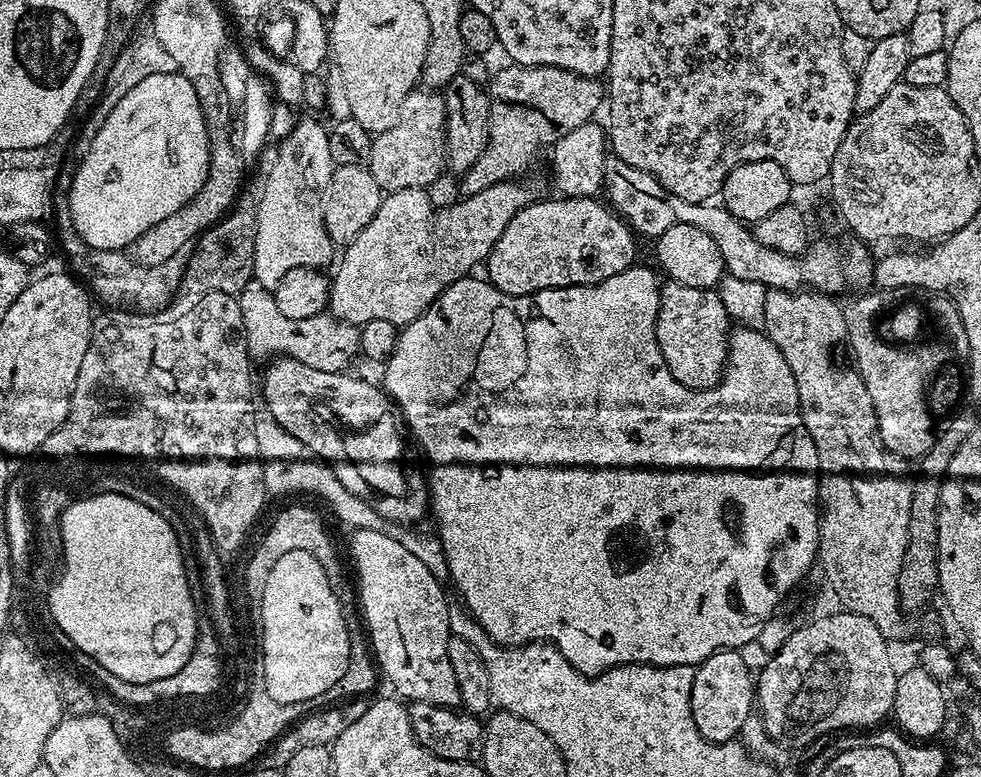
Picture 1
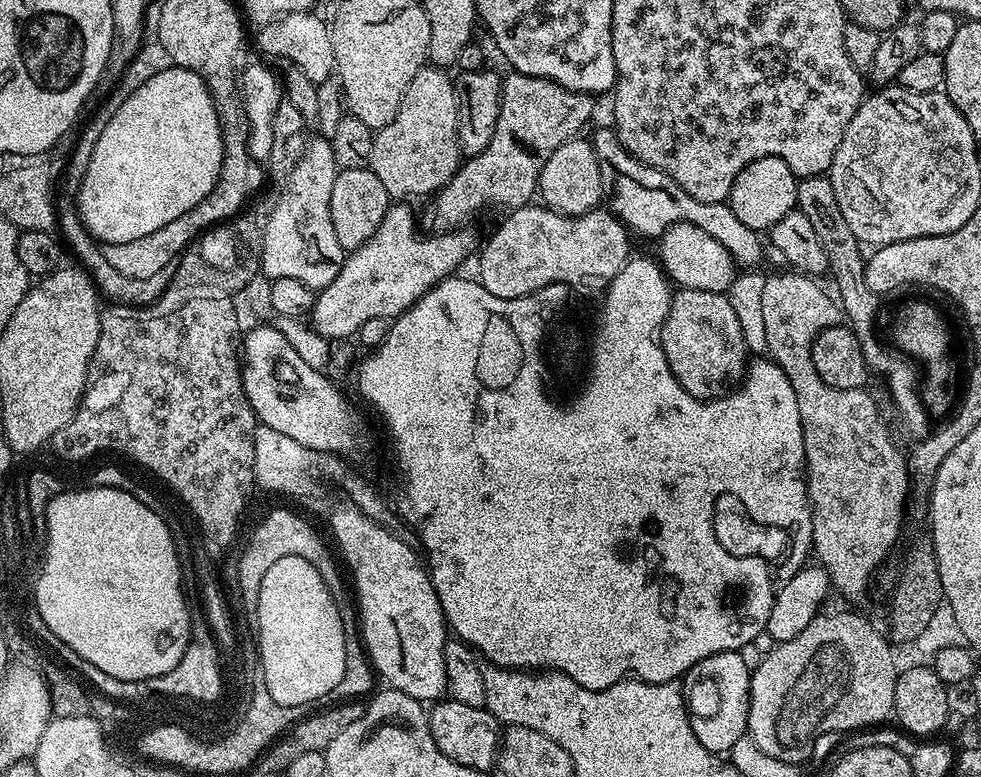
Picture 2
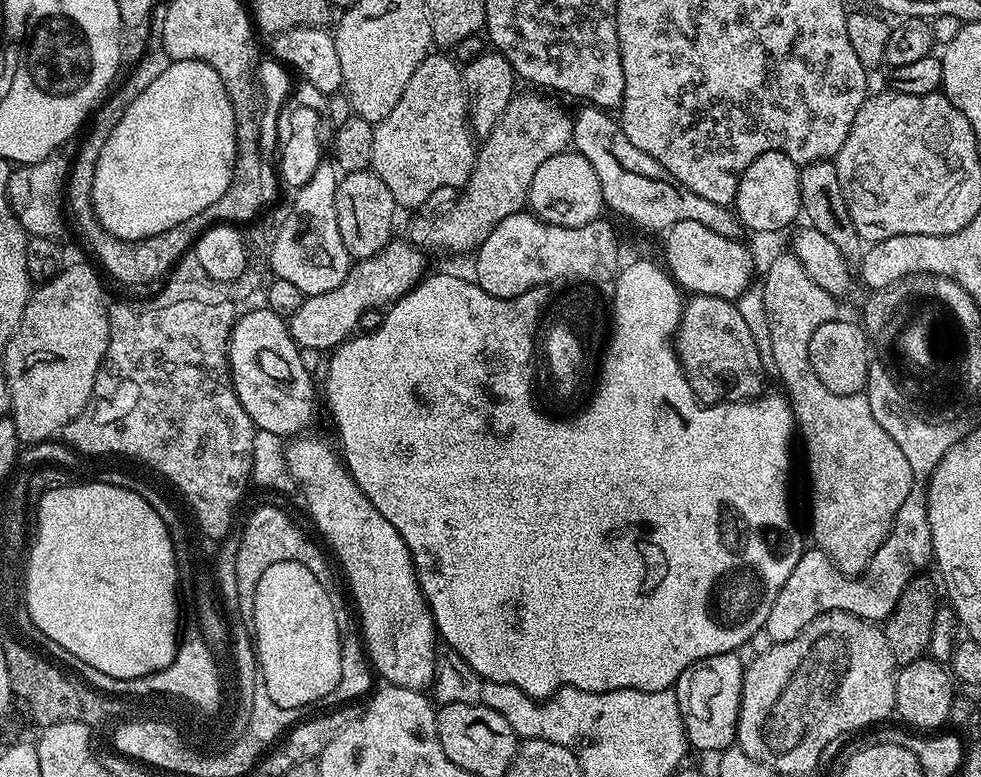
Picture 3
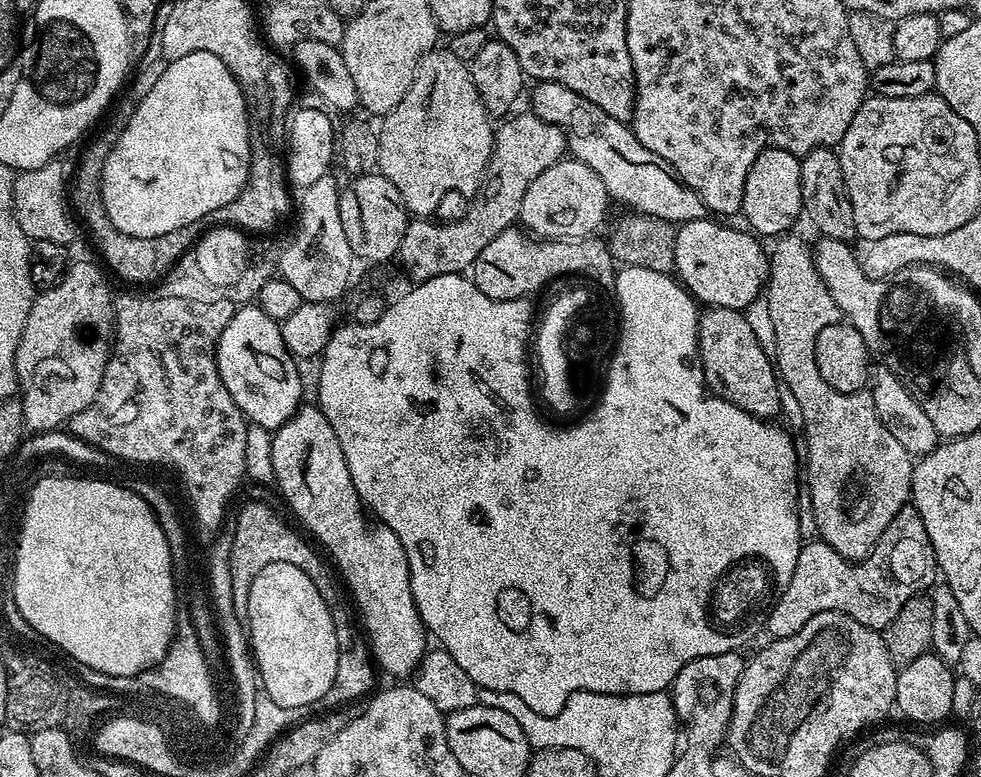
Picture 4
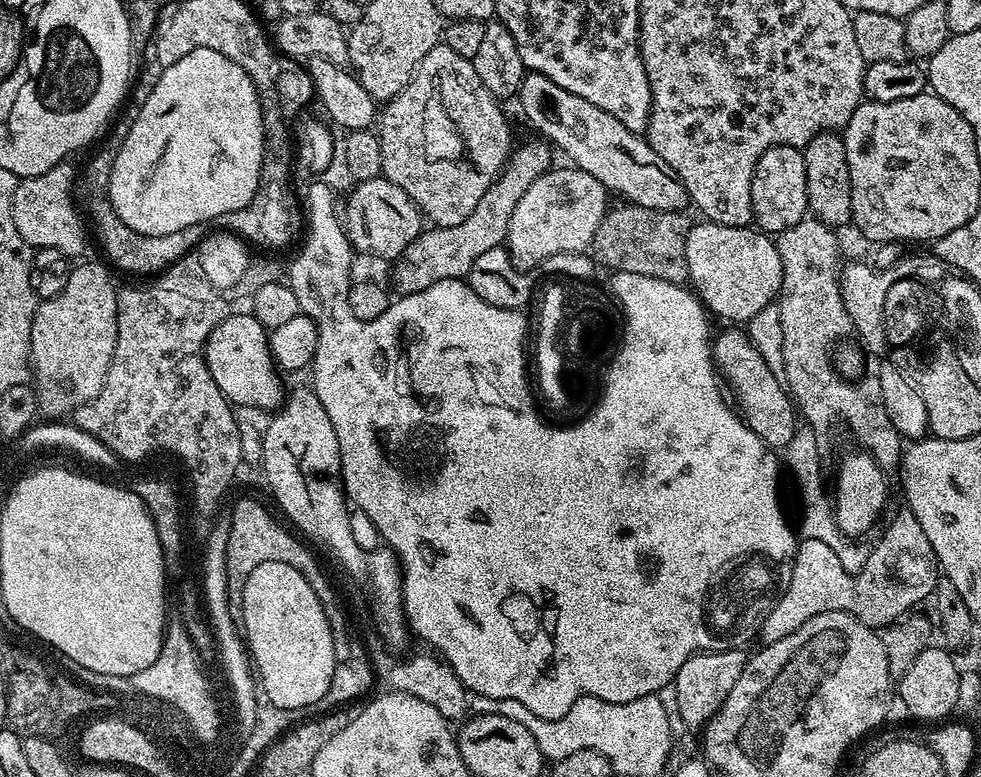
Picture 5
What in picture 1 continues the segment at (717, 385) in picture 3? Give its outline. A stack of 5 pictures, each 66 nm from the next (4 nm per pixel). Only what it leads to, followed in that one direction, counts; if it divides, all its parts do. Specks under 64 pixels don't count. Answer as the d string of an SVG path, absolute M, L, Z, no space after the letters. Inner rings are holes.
M675 282L665 285L660 288L660 310L656 314L656 341L664 356L664 368L685 389L715 389L730 355L730 317L721 297L707 288Z

